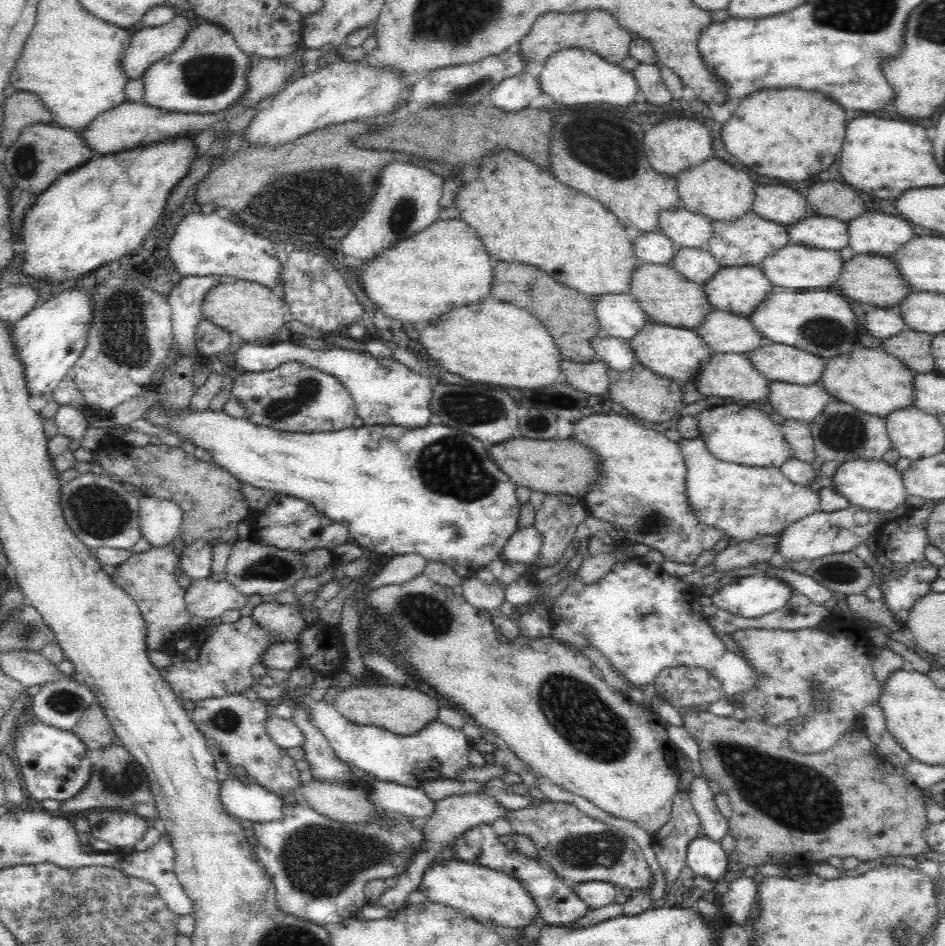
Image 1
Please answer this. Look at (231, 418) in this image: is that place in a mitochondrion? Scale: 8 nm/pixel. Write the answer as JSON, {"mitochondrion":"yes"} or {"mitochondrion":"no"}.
{"mitochondrion":"no"}

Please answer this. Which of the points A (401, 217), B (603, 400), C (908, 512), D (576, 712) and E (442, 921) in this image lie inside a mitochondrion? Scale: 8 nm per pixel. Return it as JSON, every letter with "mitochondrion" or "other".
{"A":"mitochondrion","B":"other","C":"other","D":"mitochondrion","E":"other"}

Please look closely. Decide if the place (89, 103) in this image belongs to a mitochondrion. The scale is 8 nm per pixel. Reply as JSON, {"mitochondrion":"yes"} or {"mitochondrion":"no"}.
{"mitochondrion":"no"}

